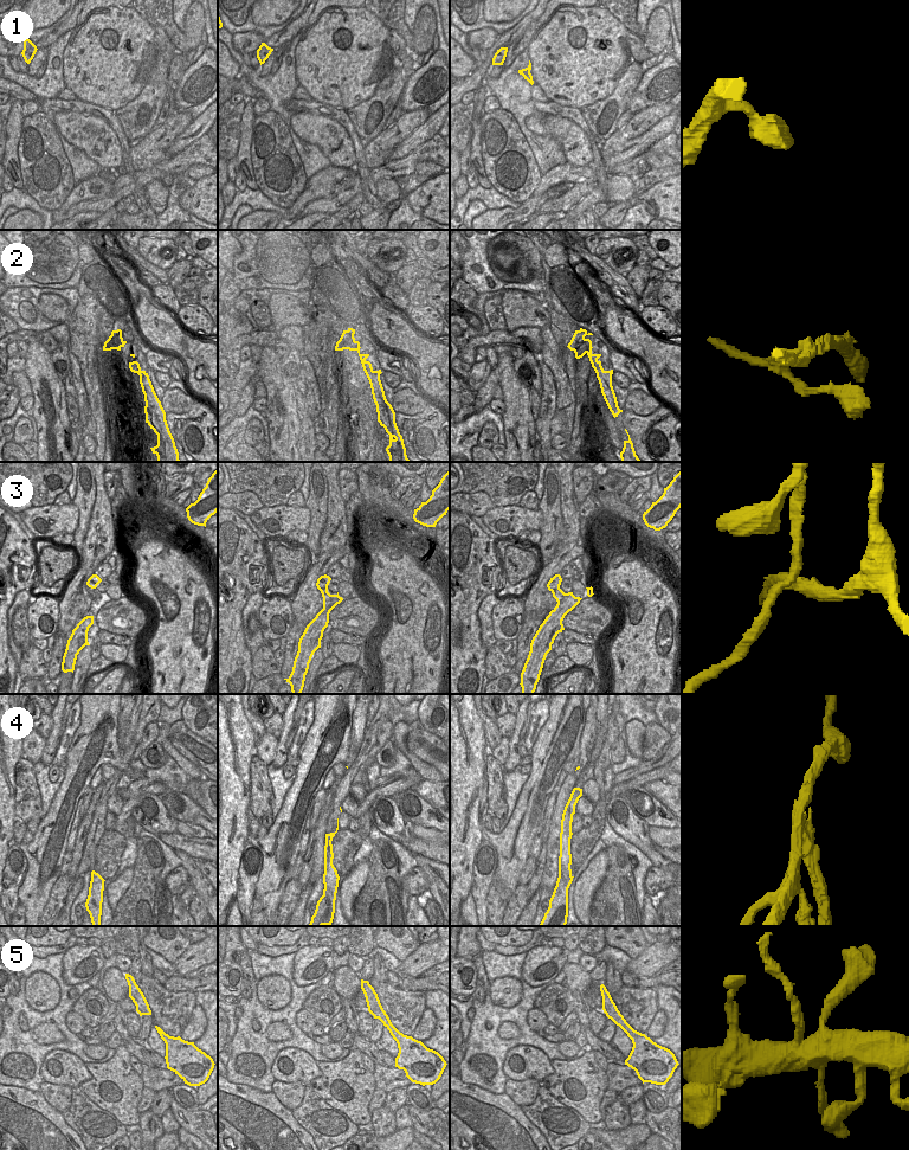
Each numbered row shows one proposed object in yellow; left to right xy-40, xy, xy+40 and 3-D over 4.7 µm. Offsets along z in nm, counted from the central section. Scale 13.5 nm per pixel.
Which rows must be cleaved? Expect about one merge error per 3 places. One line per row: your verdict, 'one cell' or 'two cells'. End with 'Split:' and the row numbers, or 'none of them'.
1: one cell
2: two cells
3: two cells
4: two cells
5: two cells
Split: 2, 3, 4, 5

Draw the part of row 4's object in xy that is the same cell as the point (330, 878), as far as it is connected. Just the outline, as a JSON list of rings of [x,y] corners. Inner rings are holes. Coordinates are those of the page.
[[[337,818],[337,828],[335,833],[325,834],[325,846],[324,846],[324,874],[323,874],[323,884],[324,897],[331,901],[331,905],[335,905],[335,898],[339,887],[340,876],[337,874],[336,868],[333,865],[334,853],[333,853],[333,837],[339,830],[339,818]]]

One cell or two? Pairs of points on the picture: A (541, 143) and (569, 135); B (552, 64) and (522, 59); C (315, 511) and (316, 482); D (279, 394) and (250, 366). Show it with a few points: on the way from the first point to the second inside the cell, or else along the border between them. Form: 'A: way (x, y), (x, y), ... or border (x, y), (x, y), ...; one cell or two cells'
A: border (529, 129), (549, 134), (567, 161); two cells
B: border (527, 47), (529, 59); two cells
C: way (316, 503), (316, 489); one cell
D: border (258, 364), (256, 374); two cells

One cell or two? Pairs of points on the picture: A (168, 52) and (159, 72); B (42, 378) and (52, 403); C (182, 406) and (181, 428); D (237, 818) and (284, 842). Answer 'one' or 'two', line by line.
A: one
B: one
C: two
D: two

